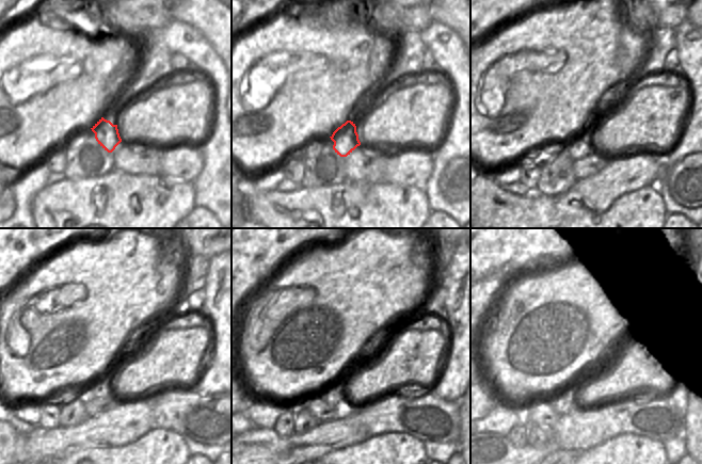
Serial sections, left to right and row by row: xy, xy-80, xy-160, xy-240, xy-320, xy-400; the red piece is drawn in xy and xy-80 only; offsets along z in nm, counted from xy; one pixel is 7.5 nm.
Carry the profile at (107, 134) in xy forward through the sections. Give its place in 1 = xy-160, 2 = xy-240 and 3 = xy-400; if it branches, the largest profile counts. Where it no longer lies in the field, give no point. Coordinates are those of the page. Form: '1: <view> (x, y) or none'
1: xy-160 (580, 146)
2: xy-240 (102, 387)
3: xy-400 (568, 401)

